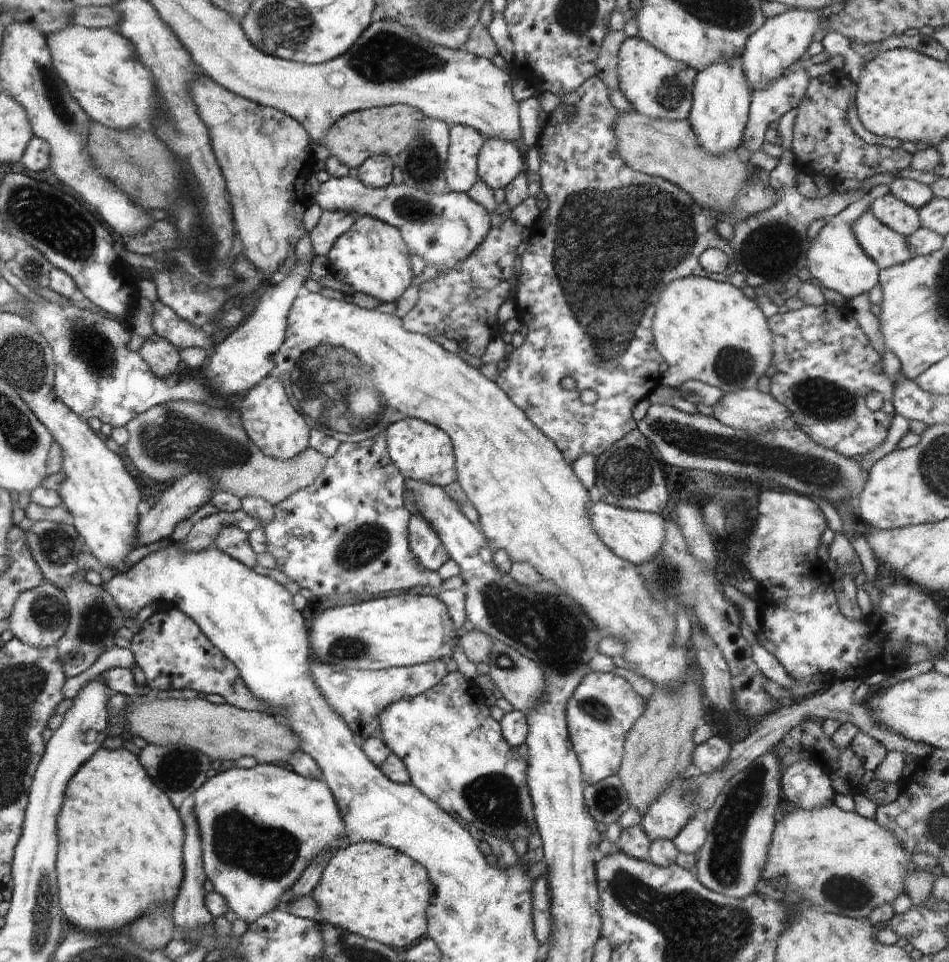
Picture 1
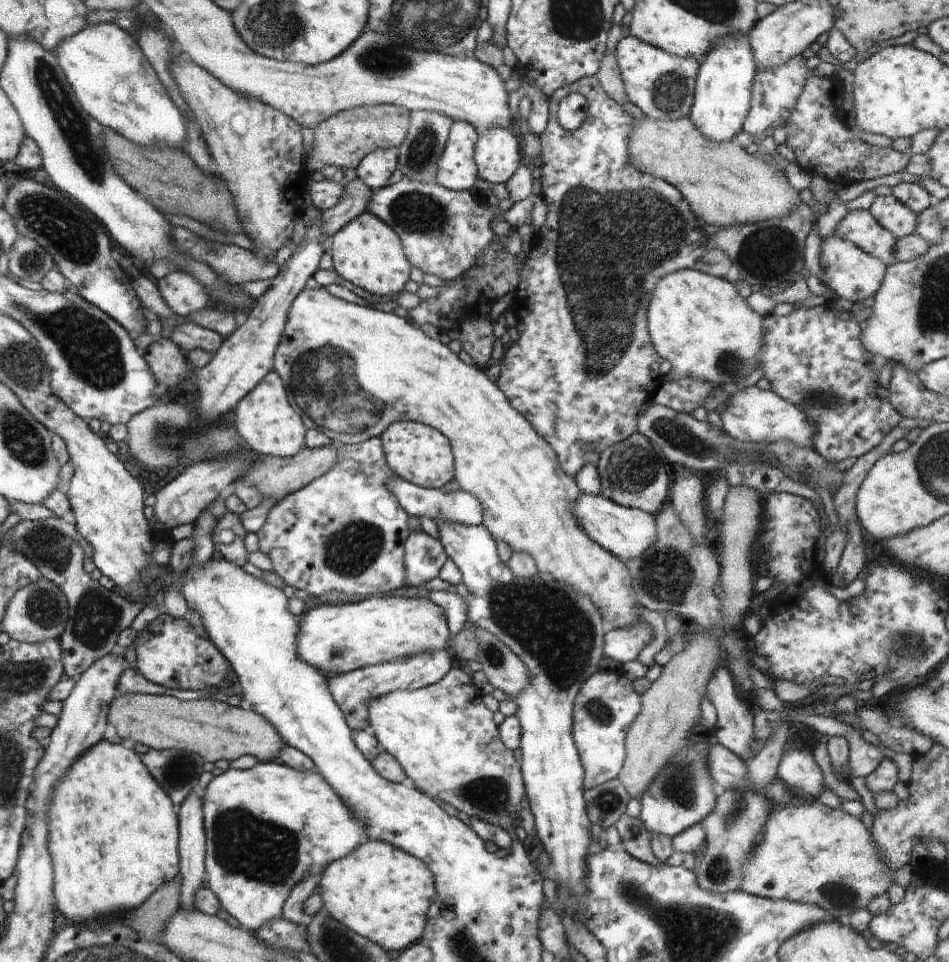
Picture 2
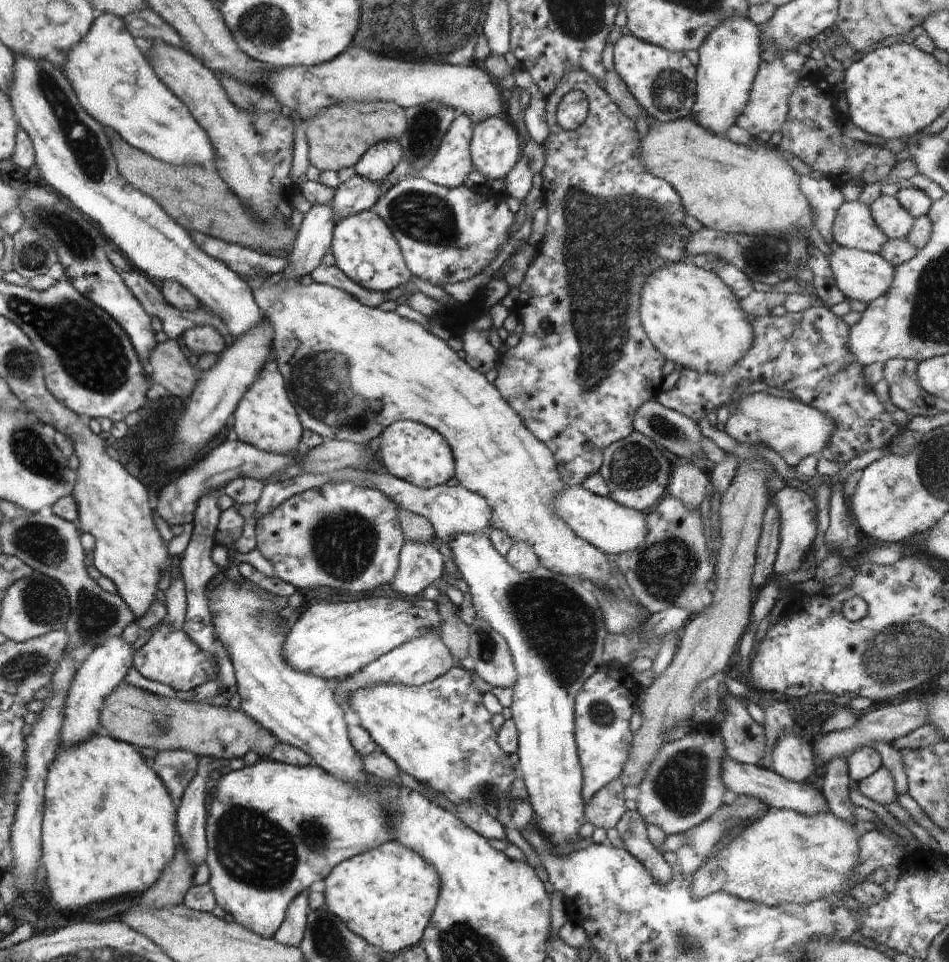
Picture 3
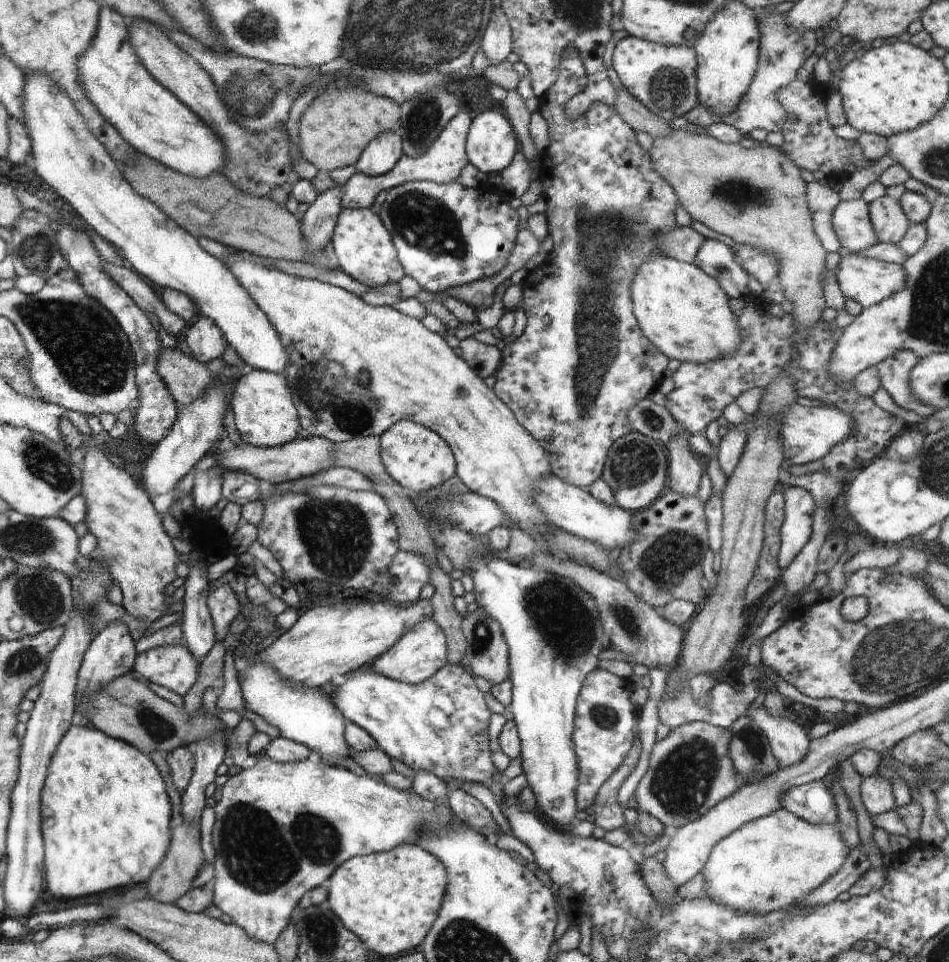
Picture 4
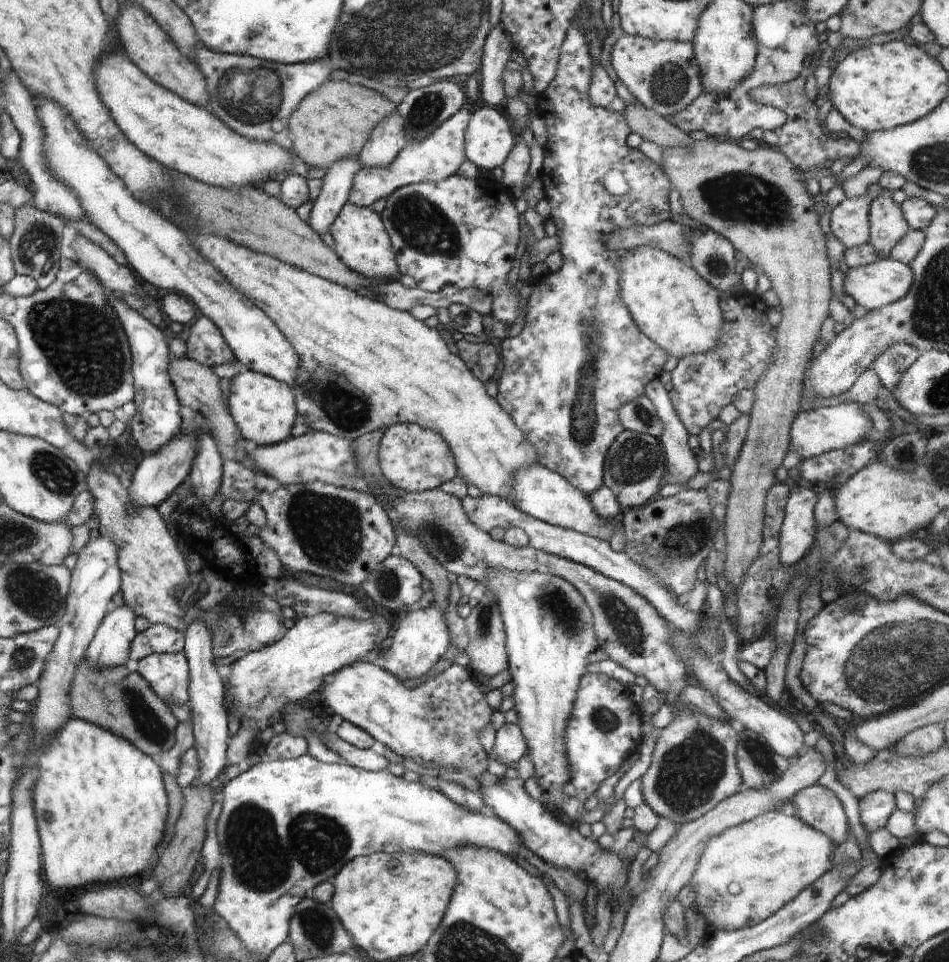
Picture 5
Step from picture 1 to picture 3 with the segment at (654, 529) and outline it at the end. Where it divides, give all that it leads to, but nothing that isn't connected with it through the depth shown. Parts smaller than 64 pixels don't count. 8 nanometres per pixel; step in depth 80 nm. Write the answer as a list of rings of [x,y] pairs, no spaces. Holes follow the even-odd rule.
[[[581,486],[565,488],[553,505],[558,516],[586,542],[608,554],[621,555],[638,550],[648,534],[646,515],[643,512],[622,506],[610,497],[592,494]]]

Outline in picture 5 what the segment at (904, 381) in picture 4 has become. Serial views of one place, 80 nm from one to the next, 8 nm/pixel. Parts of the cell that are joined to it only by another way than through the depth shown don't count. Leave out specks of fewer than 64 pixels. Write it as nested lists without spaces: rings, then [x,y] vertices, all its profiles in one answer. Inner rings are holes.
[[[895,344],[887,348],[872,364],[881,386],[894,394],[900,379],[920,356],[920,352],[909,344]]]

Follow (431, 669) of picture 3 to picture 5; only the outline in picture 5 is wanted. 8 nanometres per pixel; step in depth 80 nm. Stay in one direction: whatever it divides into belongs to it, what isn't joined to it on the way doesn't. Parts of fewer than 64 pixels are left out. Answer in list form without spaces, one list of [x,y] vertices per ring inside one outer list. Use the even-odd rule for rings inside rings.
[[[433,604],[432,607],[427,609],[414,608],[413,610],[408,610],[402,616],[396,633],[390,638],[388,646],[383,650],[376,662],[396,678],[412,680],[412,678],[424,676],[434,664],[442,660],[450,643],[451,636],[447,622],[438,607]]]

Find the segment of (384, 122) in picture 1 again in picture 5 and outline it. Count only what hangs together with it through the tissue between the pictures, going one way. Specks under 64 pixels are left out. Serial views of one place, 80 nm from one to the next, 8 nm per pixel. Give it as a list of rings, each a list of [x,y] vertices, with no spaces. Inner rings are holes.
[[[326,81],[309,92],[289,118],[296,154],[313,168],[329,169],[337,161],[358,157],[373,128],[397,110],[382,93],[348,81]]]

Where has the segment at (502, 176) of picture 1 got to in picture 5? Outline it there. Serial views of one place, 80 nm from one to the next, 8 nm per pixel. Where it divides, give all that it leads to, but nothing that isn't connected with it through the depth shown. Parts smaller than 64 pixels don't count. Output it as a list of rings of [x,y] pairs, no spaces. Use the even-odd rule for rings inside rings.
[[[482,106],[470,115],[465,130],[465,155],[481,169],[502,166],[513,150],[515,131],[509,120],[496,107]]]

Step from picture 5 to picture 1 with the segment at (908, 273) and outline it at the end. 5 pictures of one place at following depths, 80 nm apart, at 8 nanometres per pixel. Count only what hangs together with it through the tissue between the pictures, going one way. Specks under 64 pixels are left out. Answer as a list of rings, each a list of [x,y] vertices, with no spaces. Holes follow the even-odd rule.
[[[864,196],[848,205],[842,212],[835,214],[829,222],[818,231],[809,242],[807,250],[808,272],[812,274],[824,288],[832,288],[842,296],[852,299],[863,292],[869,292],[879,282],[880,269],[863,251],[858,239],[854,236],[854,221],[868,210],[871,199]]]

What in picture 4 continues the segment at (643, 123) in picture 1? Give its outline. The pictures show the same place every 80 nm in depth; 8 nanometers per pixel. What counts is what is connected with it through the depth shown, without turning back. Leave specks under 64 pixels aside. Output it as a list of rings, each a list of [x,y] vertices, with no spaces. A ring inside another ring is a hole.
[[[673,123],[671,133],[665,137],[654,137],[648,151],[654,170],[675,190],[680,206],[700,224],[721,234],[730,244],[747,244],[779,258],[779,276],[785,298],[794,308],[795,329],[807,333],[825,310],[821,278],[827,269],[822,243],[814,232],[812,213],[806,202],[807,184],[800,176],[800,169],[779,148],[758,143],[756,148],[747,149],[740,143],[724,143],[706,131]]]

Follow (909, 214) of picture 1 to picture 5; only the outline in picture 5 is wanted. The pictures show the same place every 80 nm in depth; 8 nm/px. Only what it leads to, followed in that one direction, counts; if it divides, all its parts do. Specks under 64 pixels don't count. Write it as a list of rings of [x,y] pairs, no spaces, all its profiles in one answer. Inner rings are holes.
[[[876,197],[869,206],[869,243],[877,253],[888,258],[895,244],[909,231],[909,226],[898,204],[892,198]]]

